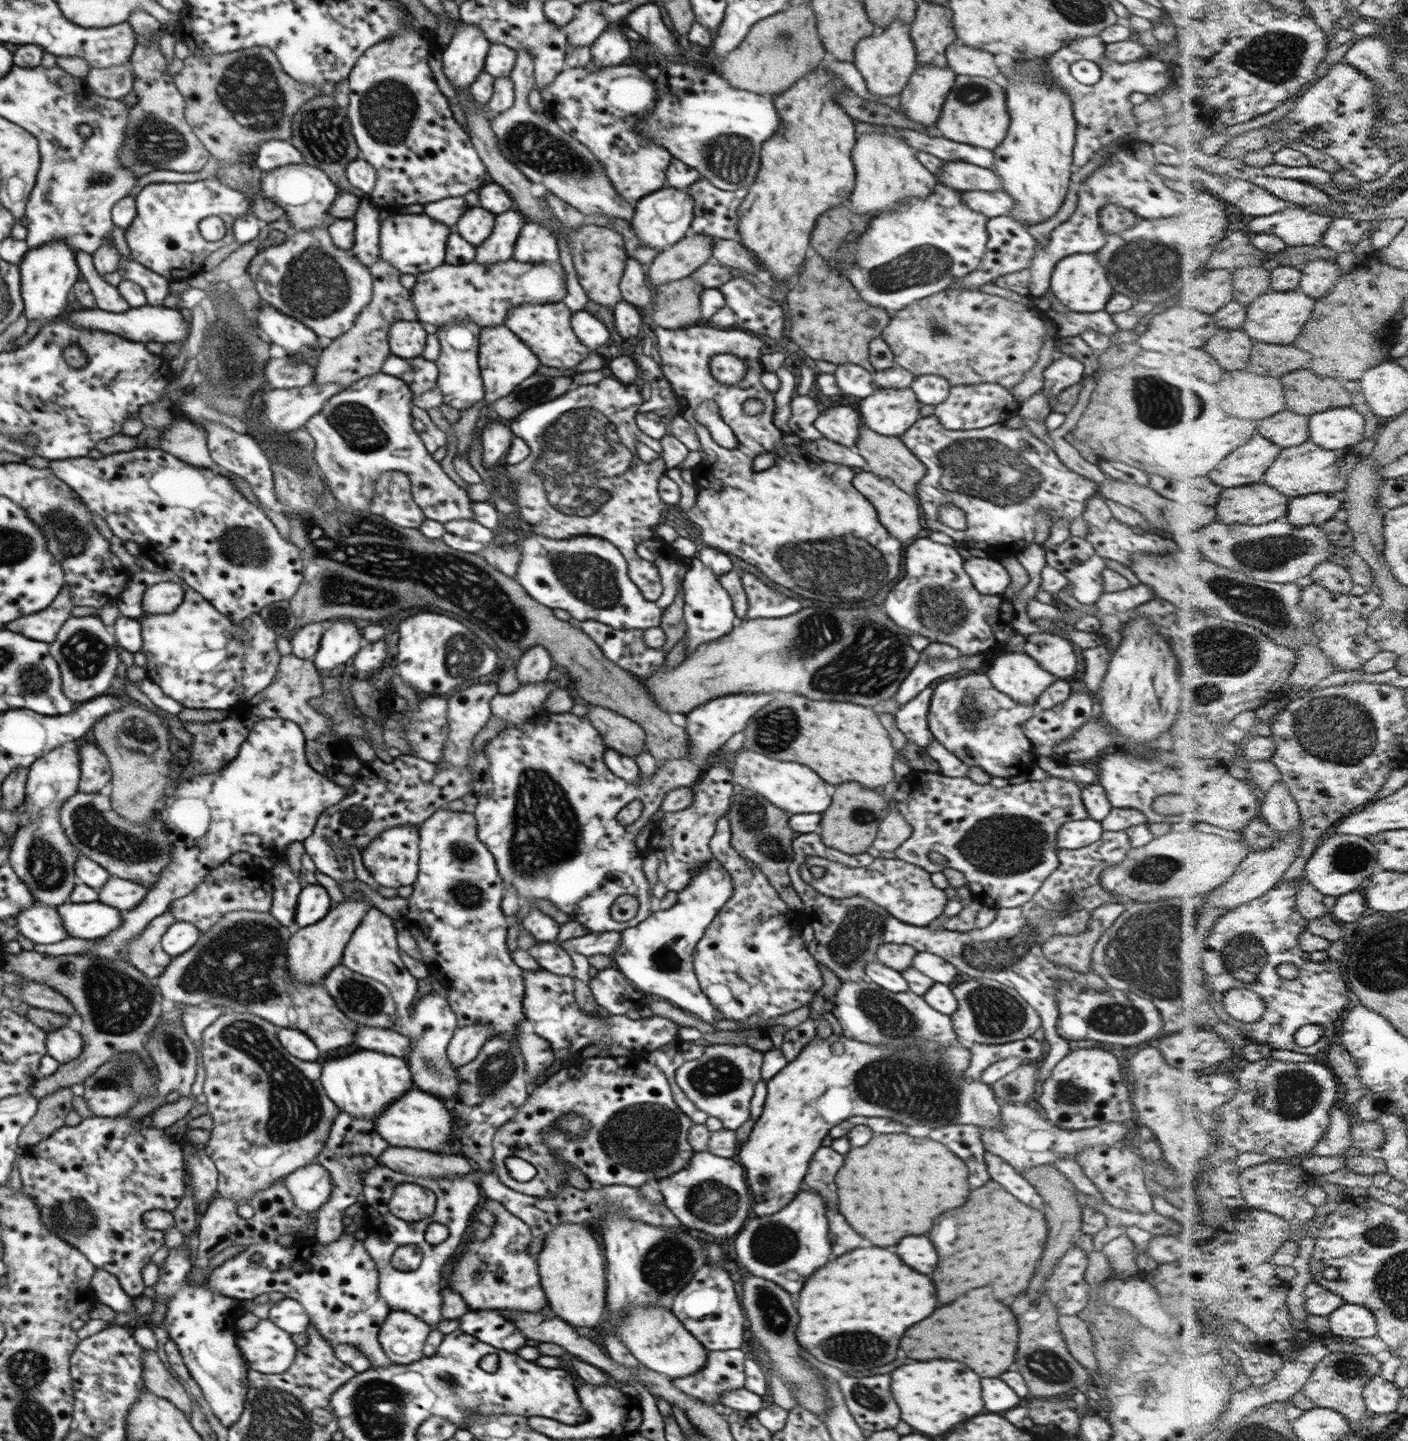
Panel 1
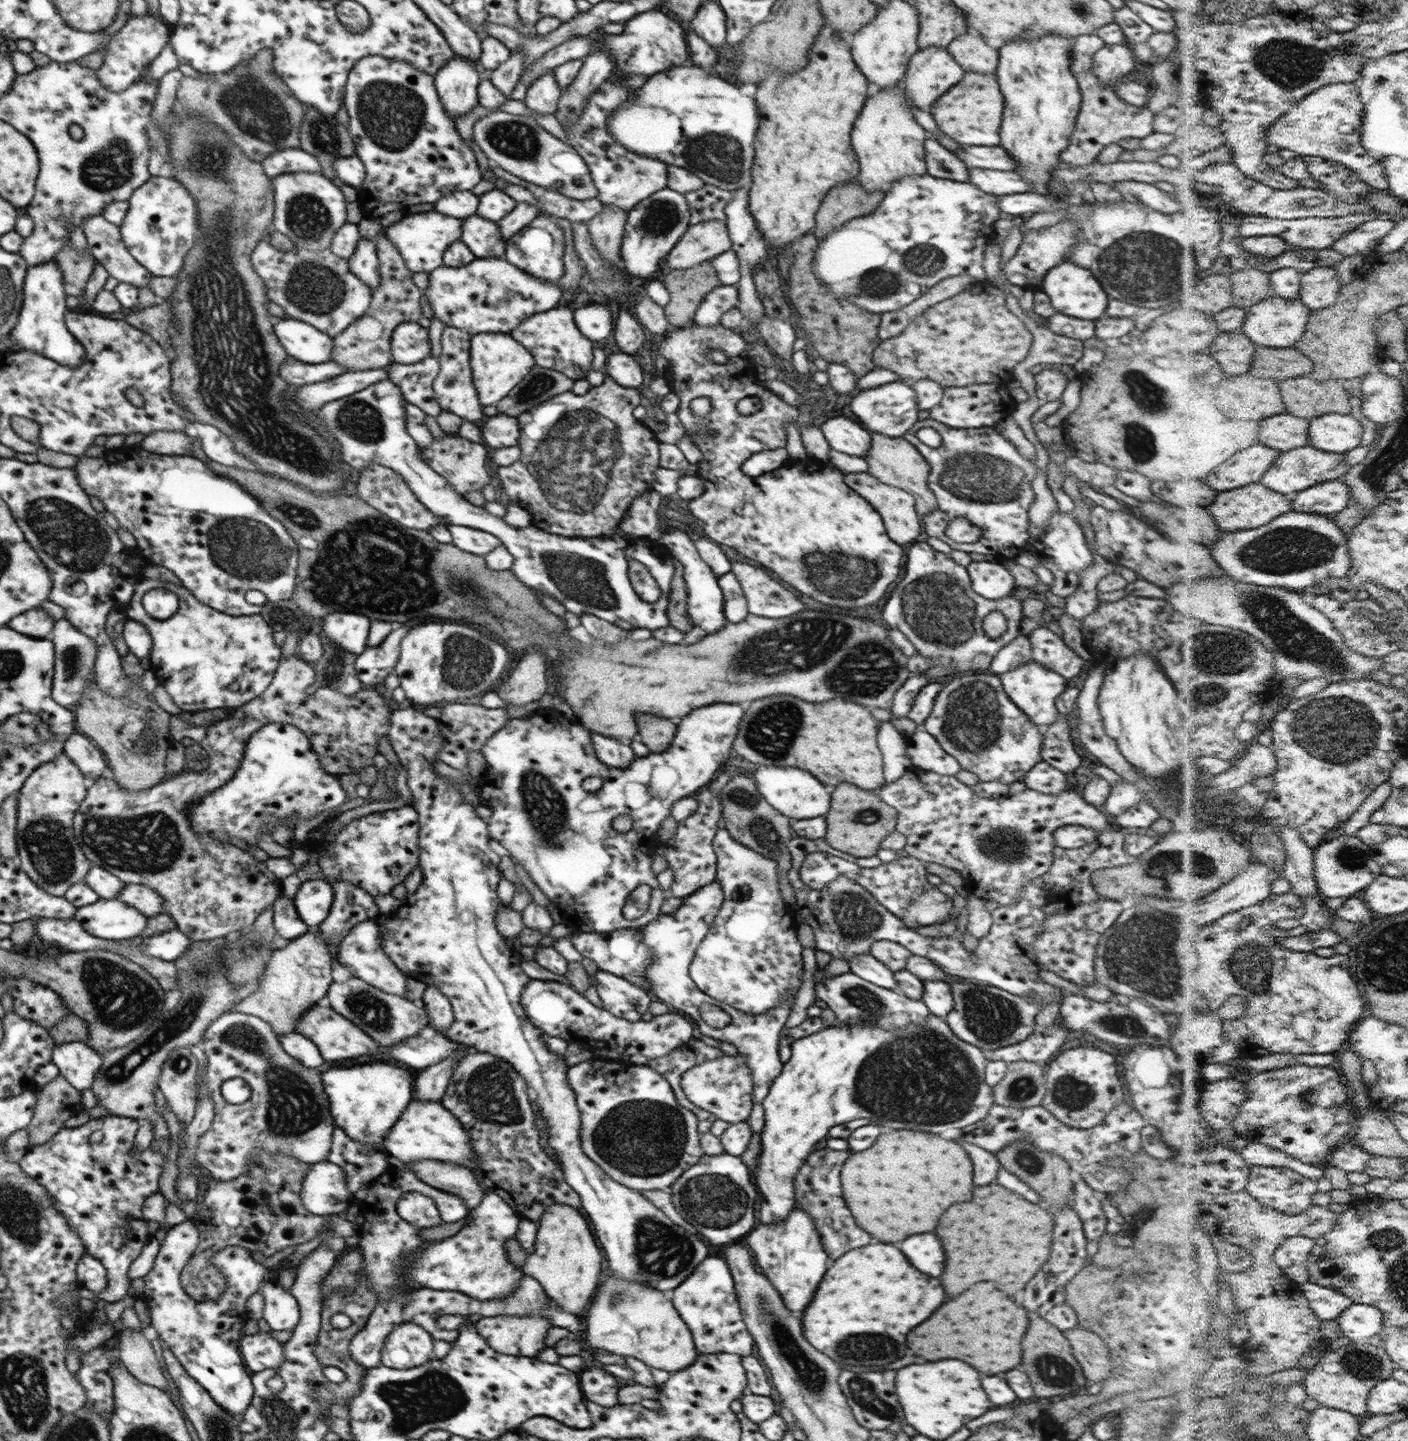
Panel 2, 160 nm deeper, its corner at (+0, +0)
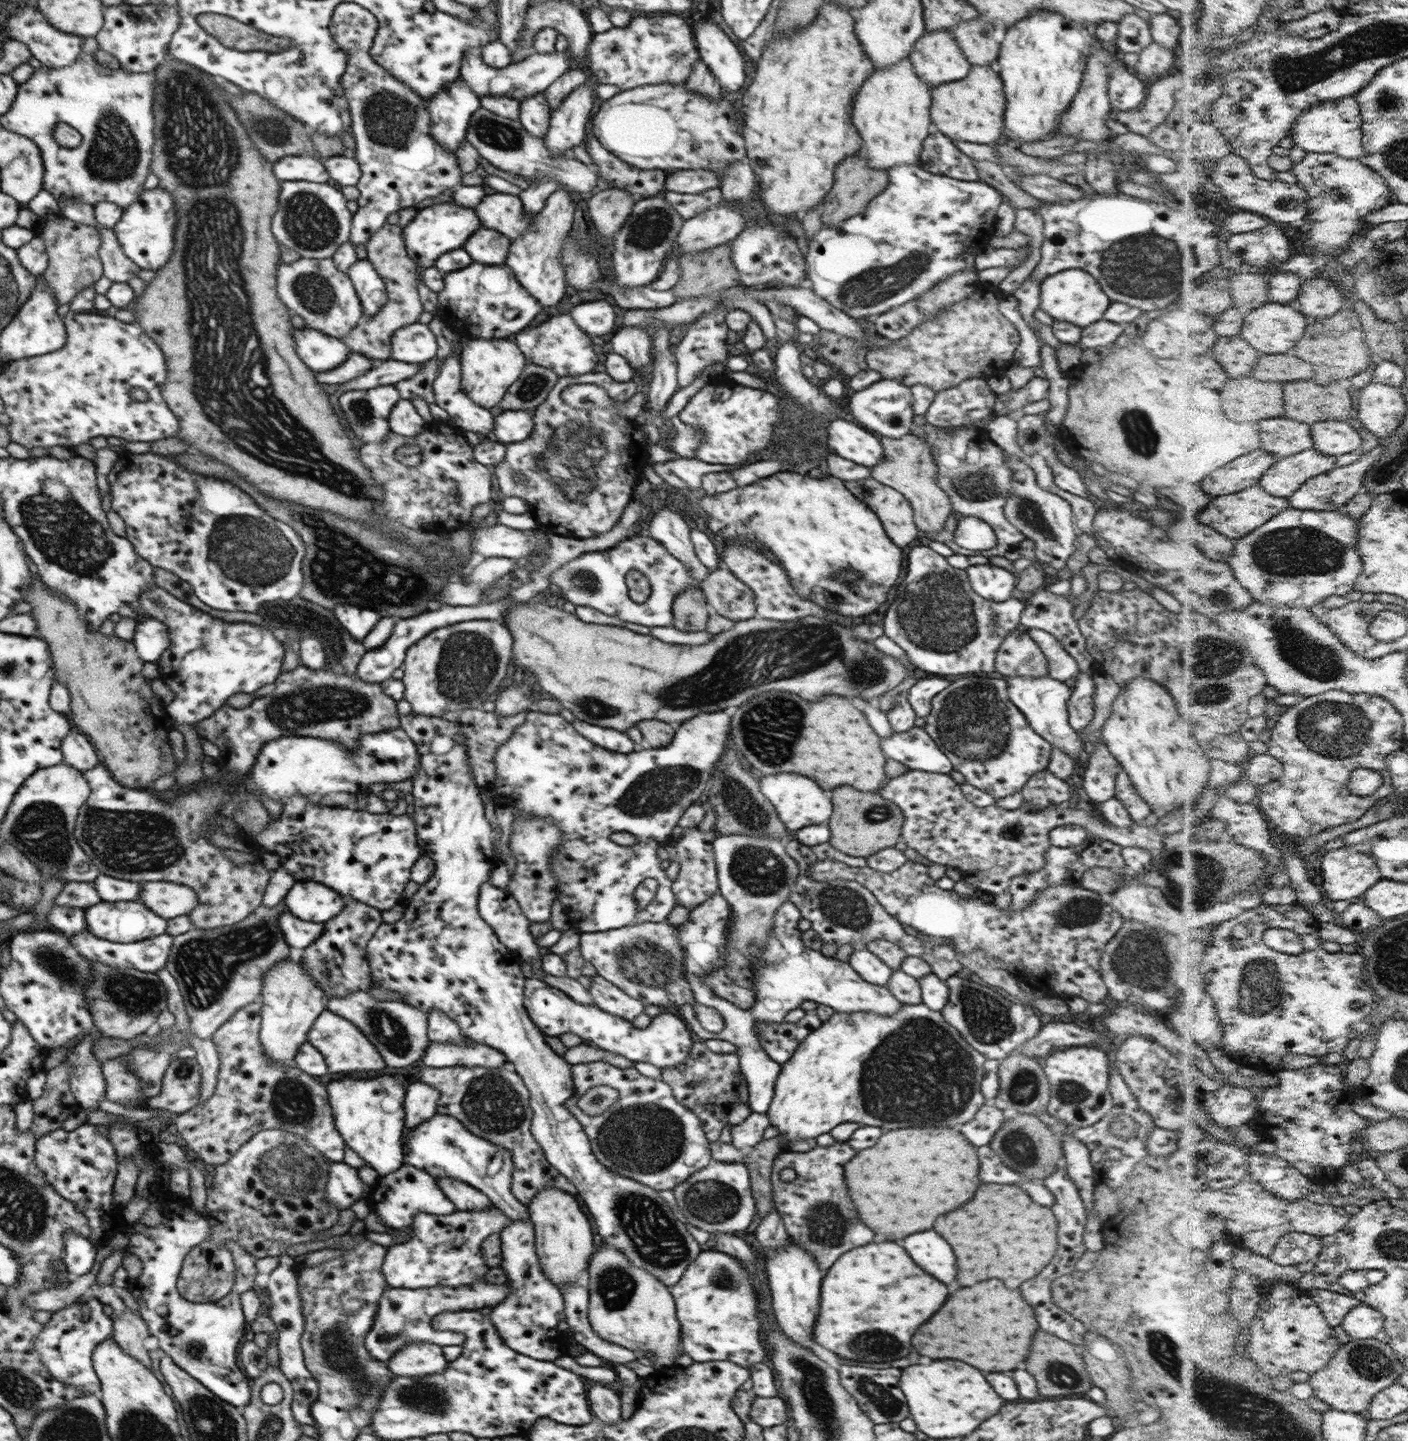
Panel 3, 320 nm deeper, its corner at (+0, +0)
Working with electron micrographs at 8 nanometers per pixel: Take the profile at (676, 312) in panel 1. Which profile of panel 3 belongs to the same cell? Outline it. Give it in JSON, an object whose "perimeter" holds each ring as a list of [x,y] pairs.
{"perimeter":[[[729,243],[678,257],[680,278],[672,286],[676,301],[737,286],[738,270],[730,259]]]}

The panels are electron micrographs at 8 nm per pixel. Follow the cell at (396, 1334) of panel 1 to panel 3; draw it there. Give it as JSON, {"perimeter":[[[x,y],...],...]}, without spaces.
{"perimeter":[[[410,1342],[396,1350],[385,1364],[395,1377],[421,1377],[441,1373],[447,1367],[440,1346],[430,1342]]]}

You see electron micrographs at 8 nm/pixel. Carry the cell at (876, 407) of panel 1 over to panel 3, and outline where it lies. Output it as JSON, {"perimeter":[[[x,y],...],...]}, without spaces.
{"perimeter":[[[881,379],[867,388],[853,392],[849,398],[849,412],[870,433],[889,439],[901,439],[913,428],[912,394],[910,387],[891,379]]]}

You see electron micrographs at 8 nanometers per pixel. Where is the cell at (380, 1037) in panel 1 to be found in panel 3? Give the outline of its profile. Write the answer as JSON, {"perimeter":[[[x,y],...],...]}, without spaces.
{"perimeter":[[[430,1042],[420,1058],[423,1067],[443,1068],[453,1066],[508,1067],[505,1057],[490,1046],[474,1044],[451,1044]]]}

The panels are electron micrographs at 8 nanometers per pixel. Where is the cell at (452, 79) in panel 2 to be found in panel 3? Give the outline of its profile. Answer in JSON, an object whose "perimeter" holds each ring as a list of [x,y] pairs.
{"perimeter":[[[460,78],[426,101],[429,134],[443,150],[455,152],[464,140],[469,117],[480,107],[480,100]]]}

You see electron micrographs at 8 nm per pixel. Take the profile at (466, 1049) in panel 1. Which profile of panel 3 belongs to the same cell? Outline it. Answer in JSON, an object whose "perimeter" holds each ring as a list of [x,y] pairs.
{"perimeter":[[[416,1080],[404,1090],[402,1107],[404,1110],[402,1139],[410,1134],[410,1130],[425,1122],[436,1113],[436,1102],[439,1091],[428,1084]]]}

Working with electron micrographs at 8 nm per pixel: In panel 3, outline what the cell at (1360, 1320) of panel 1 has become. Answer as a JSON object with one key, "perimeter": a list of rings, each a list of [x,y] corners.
{"perimeter":[[[1363,1302],[1345,1317],[1342,1327],[1353,1339],[1377,1339],[1385,1331],[1385,1315]]]}

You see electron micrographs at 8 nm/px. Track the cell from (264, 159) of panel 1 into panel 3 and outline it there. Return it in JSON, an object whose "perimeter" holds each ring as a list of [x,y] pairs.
{"perimeter":[[[289,155],[272,162],[273,176],[278,181],[303,180],[325,184],[328,174],[322,160],[309,155]]]}

